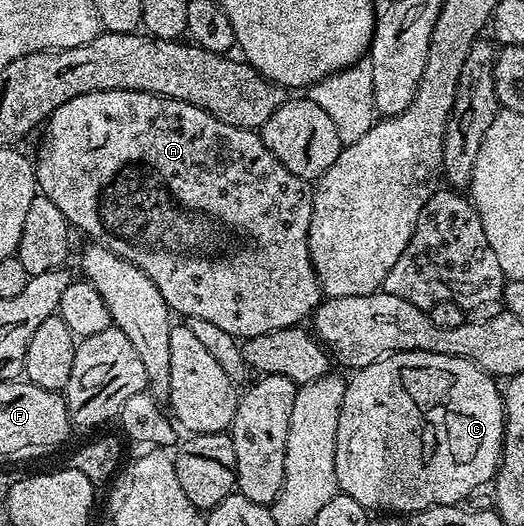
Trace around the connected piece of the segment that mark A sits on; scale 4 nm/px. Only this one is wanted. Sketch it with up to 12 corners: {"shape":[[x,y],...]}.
{"shape":[[127,89],[45,122],[41,196],[235,339],[324,299],[311,186]]}

